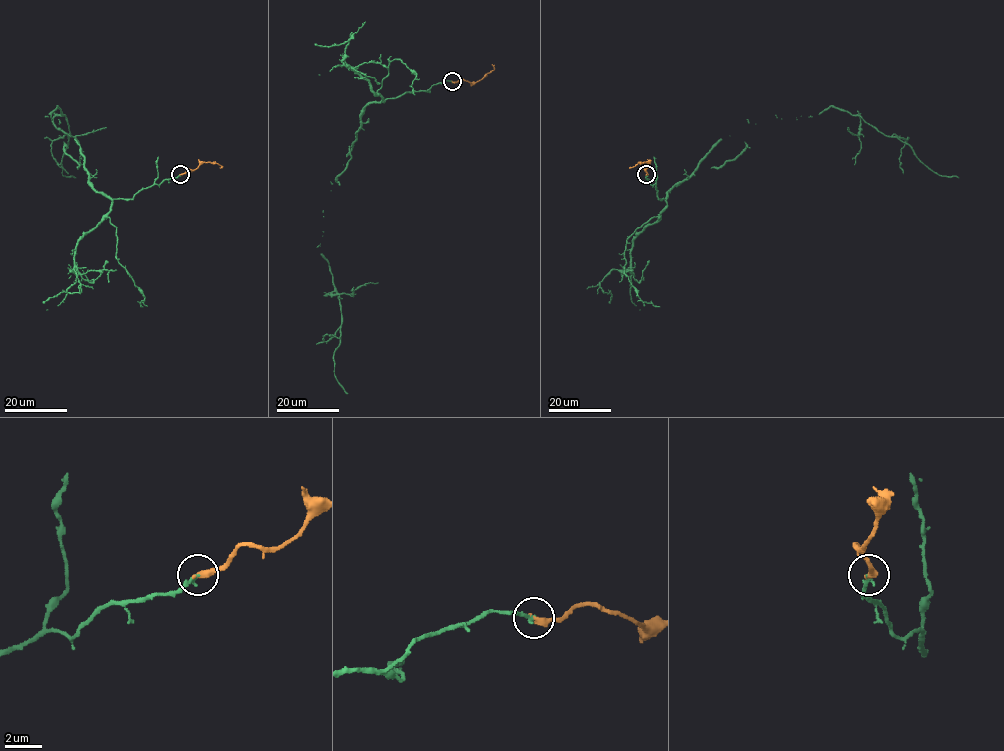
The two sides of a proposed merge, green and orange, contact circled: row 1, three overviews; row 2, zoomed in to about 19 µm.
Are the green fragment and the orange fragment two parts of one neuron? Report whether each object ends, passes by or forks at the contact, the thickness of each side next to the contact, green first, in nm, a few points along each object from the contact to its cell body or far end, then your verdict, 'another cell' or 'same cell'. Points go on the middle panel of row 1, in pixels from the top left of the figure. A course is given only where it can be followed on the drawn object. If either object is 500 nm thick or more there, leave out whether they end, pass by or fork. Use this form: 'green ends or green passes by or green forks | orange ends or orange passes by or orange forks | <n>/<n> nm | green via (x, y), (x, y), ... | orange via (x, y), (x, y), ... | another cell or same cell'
green ends | orange ends | 180/380 nm | green via (452, 81), (370, 103), (350, 146), (351, 157), (331, 191), (318, 247), (339, 303), (334, 373), (347, 393) | orange via (452, 82), (477, 82), (493, 70), (492, 64) | same cell

